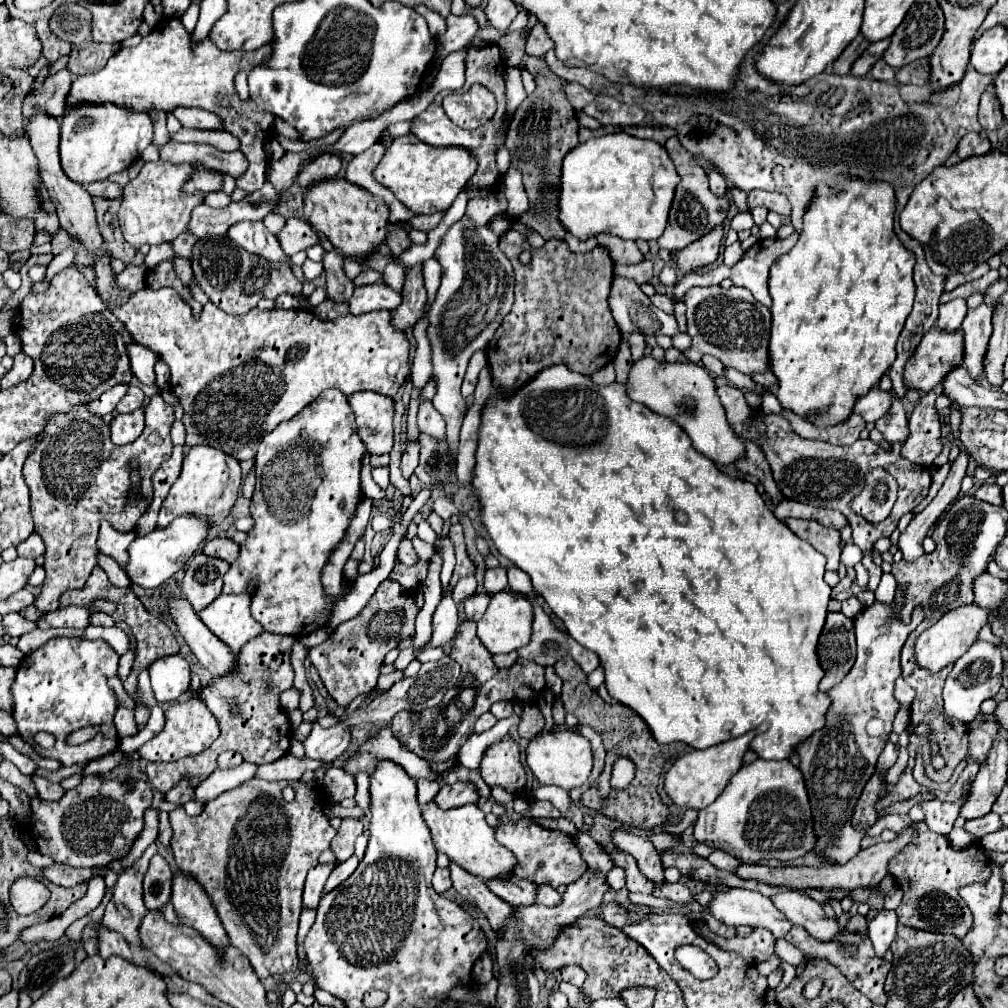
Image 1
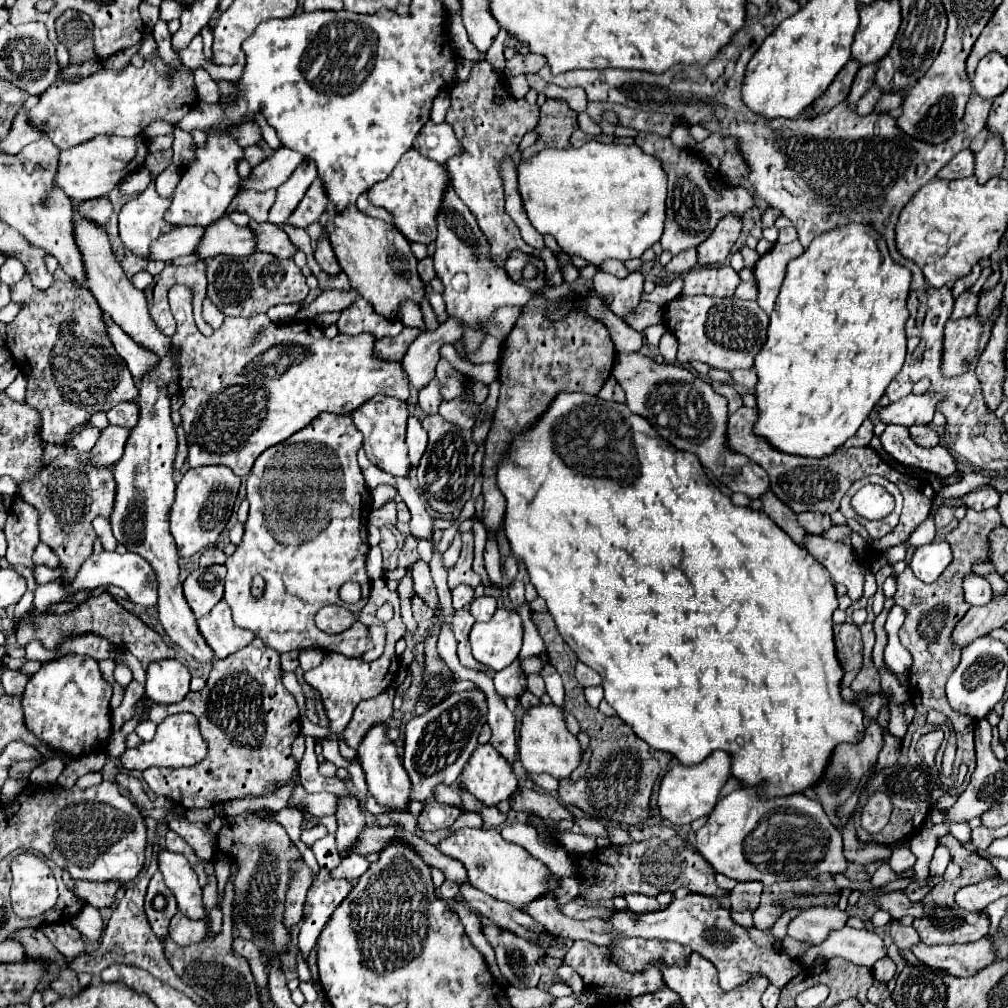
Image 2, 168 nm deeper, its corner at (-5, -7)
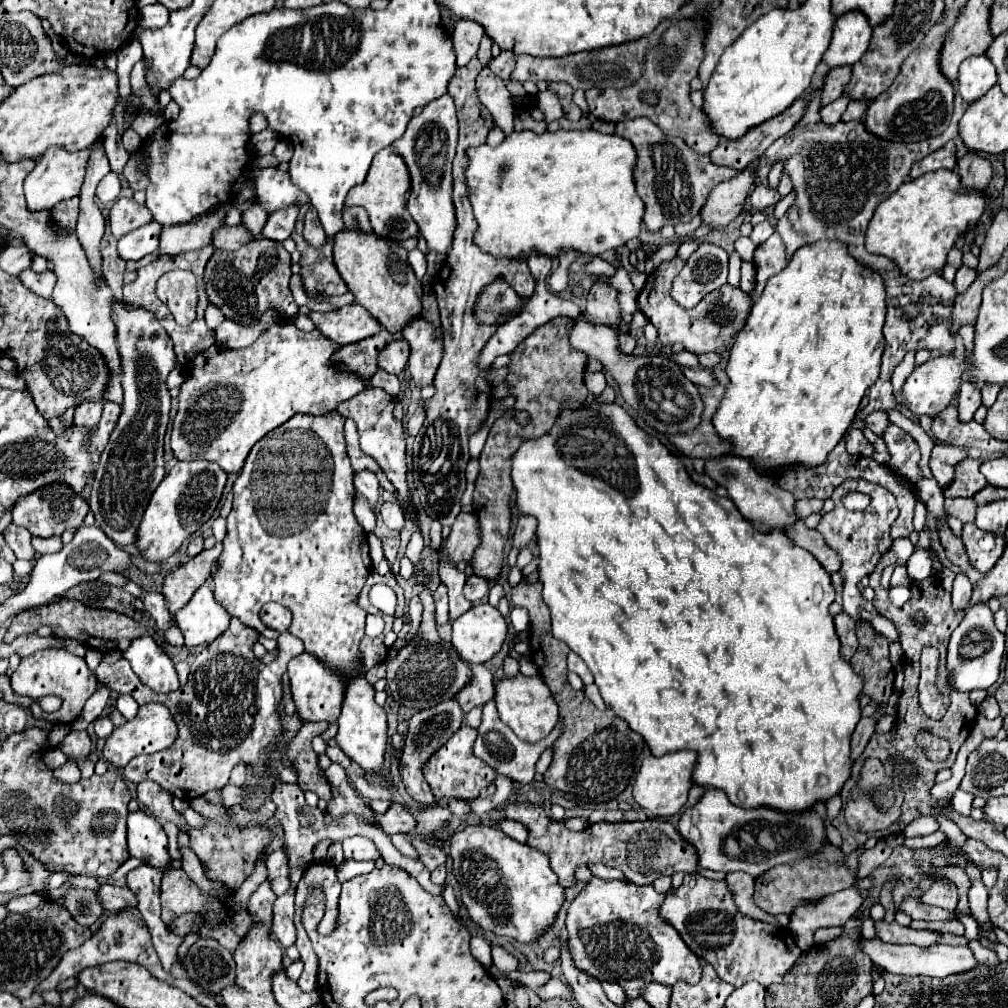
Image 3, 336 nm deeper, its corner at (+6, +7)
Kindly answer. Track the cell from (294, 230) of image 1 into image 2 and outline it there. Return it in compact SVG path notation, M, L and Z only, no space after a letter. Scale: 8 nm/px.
M250 221L250 227L258 237L258 251L272 253L278 259L294 257L294 253L298 251L298 247L290 241L290 237L280 227L274 227L272 223L258 225L254 221Z

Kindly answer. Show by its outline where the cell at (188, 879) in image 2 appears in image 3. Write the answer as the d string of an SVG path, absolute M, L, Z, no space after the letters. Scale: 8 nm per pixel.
M129 811L127 817L127 845L131 857L143 859L147 865L163 869L169 865L167 835L163 827L145 811Z

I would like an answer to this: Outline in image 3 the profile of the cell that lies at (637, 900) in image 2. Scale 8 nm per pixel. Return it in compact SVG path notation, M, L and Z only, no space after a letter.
M593 863L593 865L589 865L589 869L591 869L593 877L599 877L599 879L621 879L621 881L625 879L619 869L607 867L607 865L603 865L603 863Z

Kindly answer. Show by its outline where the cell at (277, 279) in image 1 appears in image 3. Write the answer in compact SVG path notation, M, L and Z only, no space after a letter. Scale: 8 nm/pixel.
M265 237L249 241L235 253L225 253L217 249L205 267L205 287L209 301L219 309L233 311L225 313L225 317L241 325L257 323L267 311L275 311L279 313L279 317L291 319L297 313L299 305L295 303L289 291L289 279L291 279L289 253L283 249L281 243Z

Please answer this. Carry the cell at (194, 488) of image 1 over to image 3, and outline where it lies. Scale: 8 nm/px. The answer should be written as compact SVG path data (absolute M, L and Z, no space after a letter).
M177 461L169 475L155 489L141 525L137 529L135 547L145 557L145 561L163 561L171 557L181 543L193 535L215 511L221 491L225 487L227 473L209 461Z

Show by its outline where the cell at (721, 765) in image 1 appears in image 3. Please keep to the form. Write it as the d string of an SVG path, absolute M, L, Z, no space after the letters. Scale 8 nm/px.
M677 751L671 755L663 755L663 757L653 757L653 755L645 757L635 777L635 785L633 785L635 803L641 805L651 817L671 817L679 813L693 785L691 773L693 773L695 761L697 761L695 751Z

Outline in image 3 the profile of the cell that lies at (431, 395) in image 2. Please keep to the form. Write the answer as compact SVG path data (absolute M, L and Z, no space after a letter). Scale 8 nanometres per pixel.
M417 319L405 327L403 337L411 347L407 363L411 379L417 387L431 385L443 357L443 335L437 333L437 329L429 325L427 319Z

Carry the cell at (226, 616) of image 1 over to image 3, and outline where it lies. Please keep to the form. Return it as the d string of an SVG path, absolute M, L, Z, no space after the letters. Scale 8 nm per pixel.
M201 585L193 599L175 613L175 623L185 637L187 647L197 647L215 641L227 627L231 615L213 599L207 585Z

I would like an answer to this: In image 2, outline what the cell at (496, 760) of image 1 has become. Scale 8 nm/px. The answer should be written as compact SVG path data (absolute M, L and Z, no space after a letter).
M478 745L466 763L460 783L484 805L498 805L518 791L514 767L490 745Z

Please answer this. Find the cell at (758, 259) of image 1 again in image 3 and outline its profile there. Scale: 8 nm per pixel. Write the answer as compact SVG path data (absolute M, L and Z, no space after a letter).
M775 231L755 251L755 269L757 269L757 281L755 281L755 291L753 291L755 299L763 293L767 279L777 275L781 269L785 269L785 265L787 265L785 247L783 247L783 241L781 241L779 233Z

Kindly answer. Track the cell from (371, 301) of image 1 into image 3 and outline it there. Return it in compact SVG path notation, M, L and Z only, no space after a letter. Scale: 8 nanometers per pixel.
M359 303L341 307L333 313L311 311L309 319L315 323L315 329L323 333L323 337L339 345L357 343L381 331L381 325Z

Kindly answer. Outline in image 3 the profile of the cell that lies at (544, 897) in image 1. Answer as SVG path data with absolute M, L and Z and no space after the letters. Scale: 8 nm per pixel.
M593 877L567 911L573 965L595 979L619 983L629 999L641 997L641 989L651 981L669 987L677 981L695 985L701 979L699 957L683 943L679 933L659 917L661 901L665 901L667 895L669 893L657 893L651 885L639 887L629 881L603 881Z

